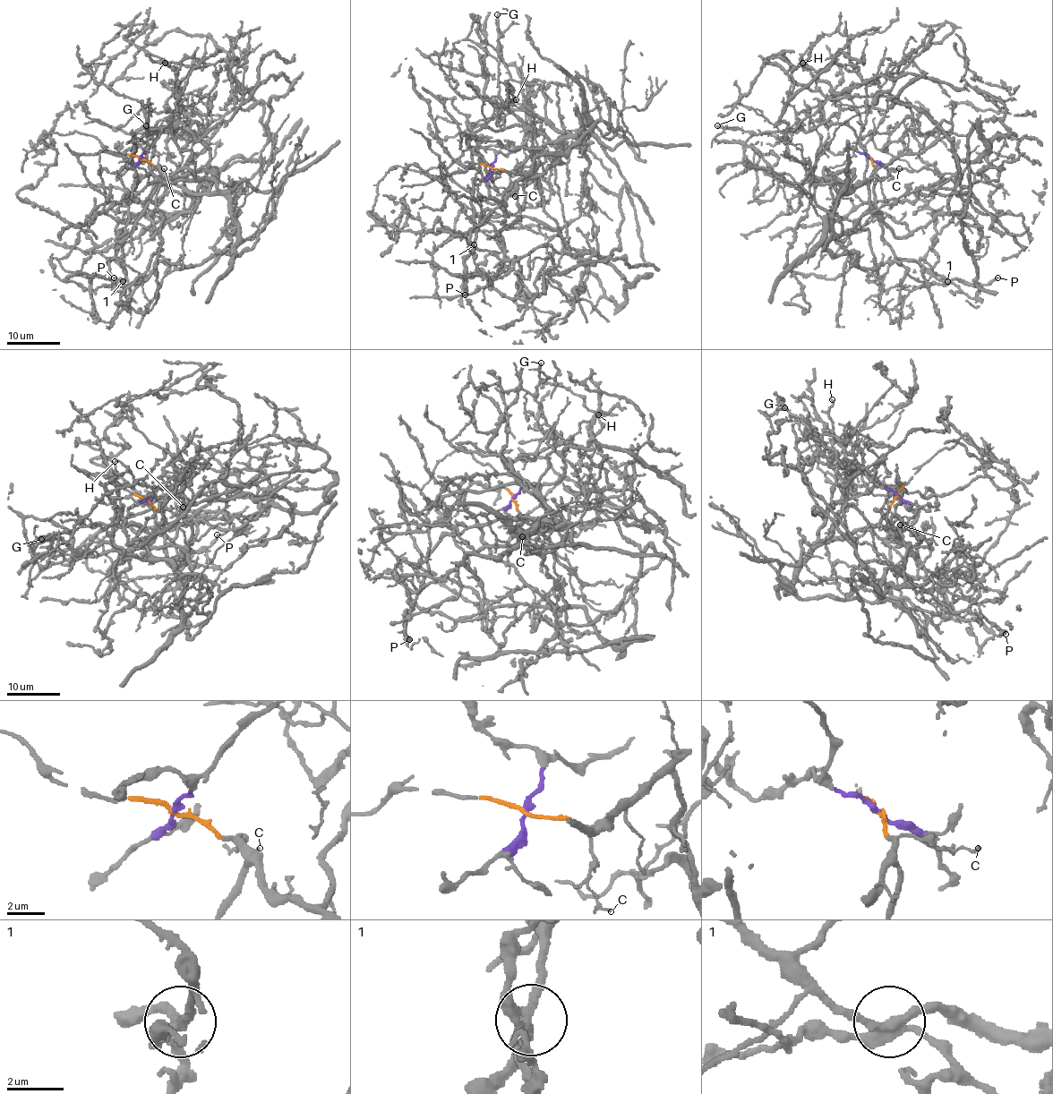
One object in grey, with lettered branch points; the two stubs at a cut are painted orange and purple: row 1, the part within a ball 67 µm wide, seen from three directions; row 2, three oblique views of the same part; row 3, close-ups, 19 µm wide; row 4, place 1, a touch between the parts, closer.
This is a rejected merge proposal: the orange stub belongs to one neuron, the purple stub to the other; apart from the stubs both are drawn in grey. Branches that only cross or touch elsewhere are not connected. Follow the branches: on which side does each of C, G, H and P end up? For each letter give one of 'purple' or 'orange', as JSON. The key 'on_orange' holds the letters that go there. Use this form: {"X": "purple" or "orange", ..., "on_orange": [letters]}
{"C": "orange", "G": "orange", "H": "purple", "P": "orange", "on_orange": ["C", "G", "P"]}

